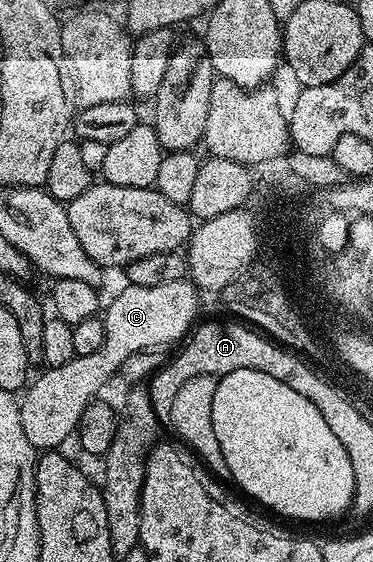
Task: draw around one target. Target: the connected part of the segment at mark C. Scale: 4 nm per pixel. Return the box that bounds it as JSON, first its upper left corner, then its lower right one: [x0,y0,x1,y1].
[19,279,201,450]

